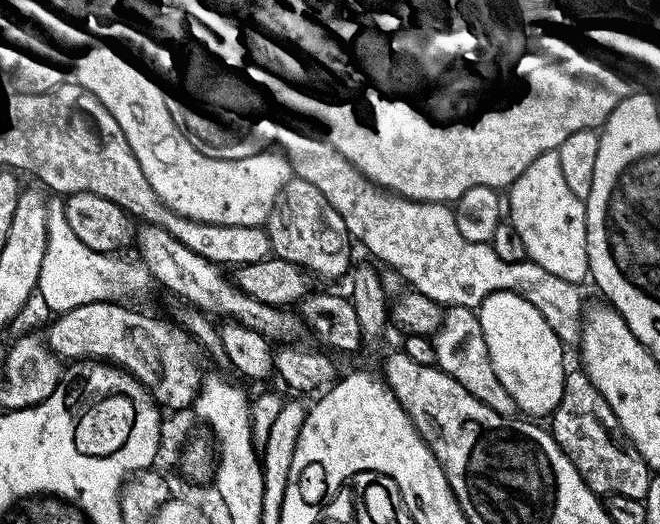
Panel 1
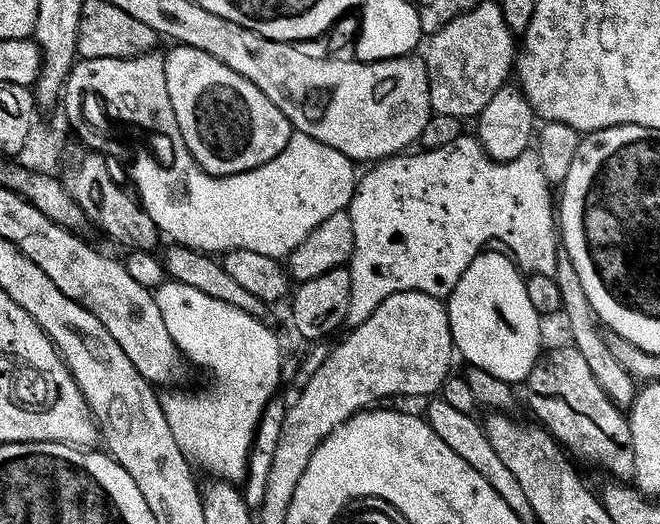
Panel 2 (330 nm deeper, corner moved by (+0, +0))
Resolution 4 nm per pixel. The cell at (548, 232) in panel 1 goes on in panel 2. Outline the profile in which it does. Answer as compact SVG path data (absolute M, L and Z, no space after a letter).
M461 134L454 138L454 142L446 142L446 146L437 148L426 148L417 151L417 156L408 156L409 154L399 154L390 156L387 159L377 160L371 165L368 173L361 175L356 181L356 189L350 198L346 209L350 218L350 226L354 228L354 250L352 256L347 262L348 273L350 274L350 306L348 307L347 323L355 326L361 324L390 294L395 292L425 292L431 296L441 298L447 297L449 292L454 290L458 278L466 270L466 266L473 261L485 247L487 240L501 240L503 247L514 257L517 265L525 273L546 274L554 276L555 274L555 250L558 245L558 216L554 211L554 192L550 187L548 180L542 174L540 163L536 157L535 151L527 150L520 157L512 161L502 161L496 163L484 152L483 146L475 135Z

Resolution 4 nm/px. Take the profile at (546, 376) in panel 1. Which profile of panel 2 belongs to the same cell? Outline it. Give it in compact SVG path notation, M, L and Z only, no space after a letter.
M482 250L466 266L462 278L454 286L454 290L446 297L448 321L452 331L452 343L455 351L468 359L467 363L474 368L486 370L486 374L494 374L494 378L502 378L513 386L527 381L530 370L541 355L540 323L542 317L534 310L530 298L526 295L525 277L515 259L507 251L488 252Z

